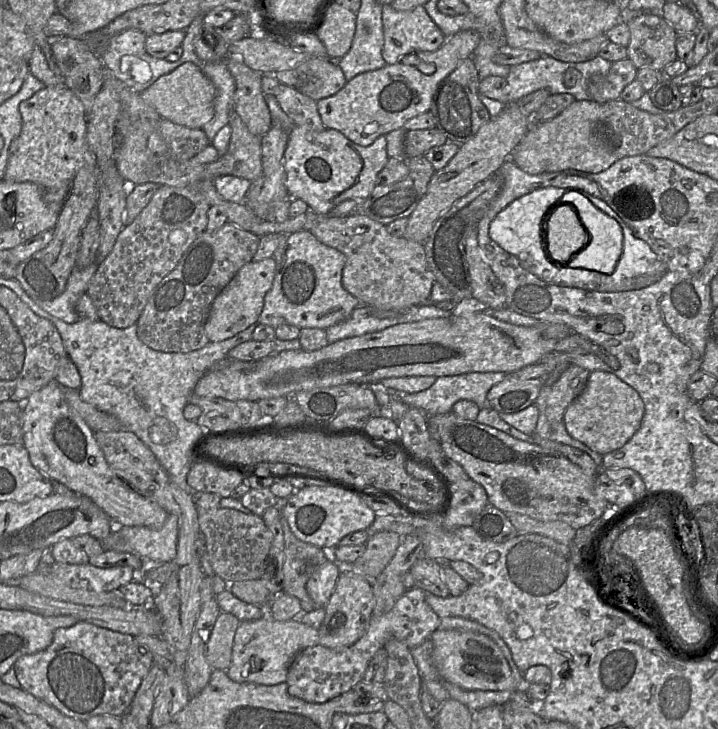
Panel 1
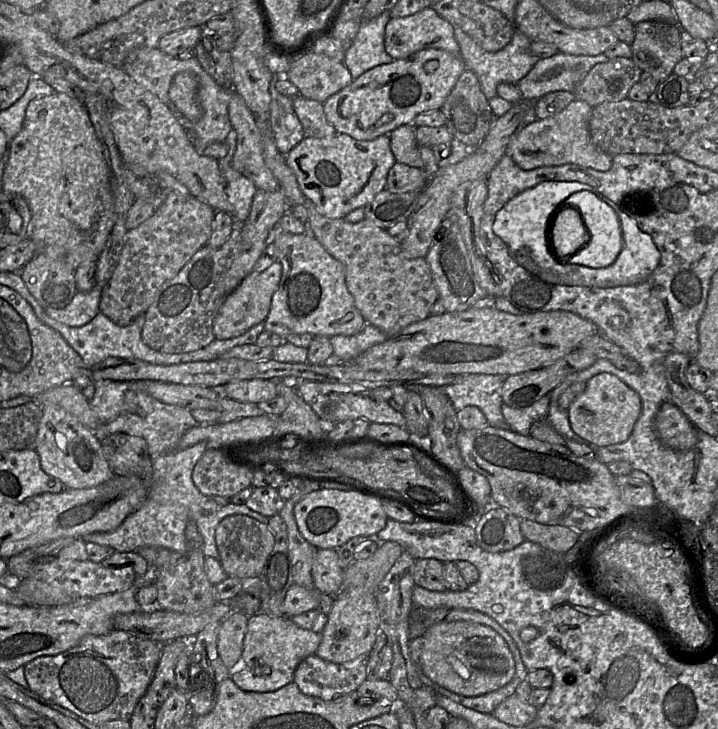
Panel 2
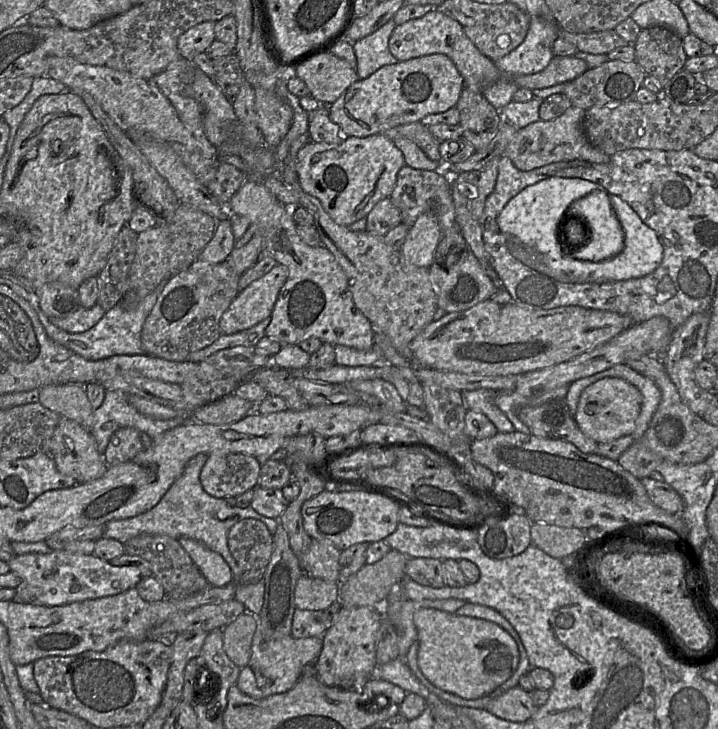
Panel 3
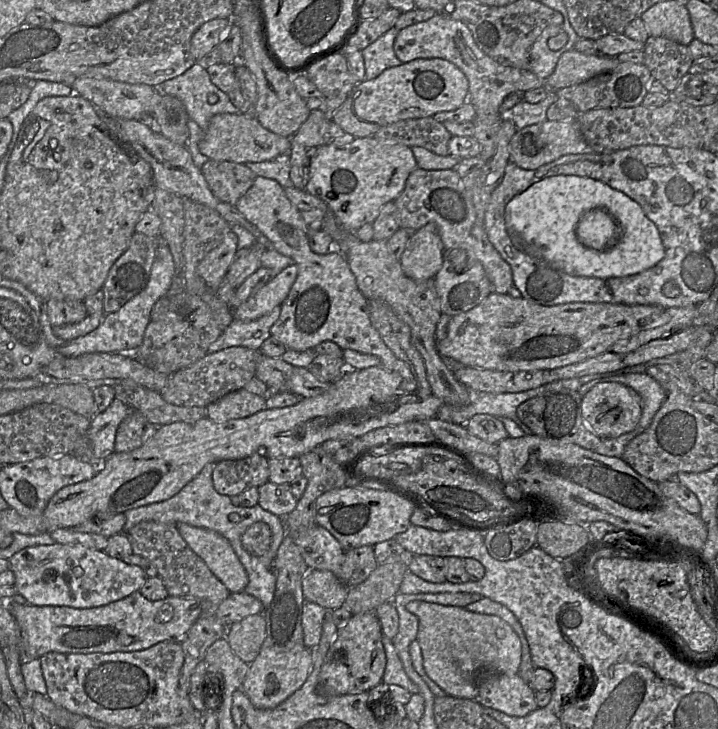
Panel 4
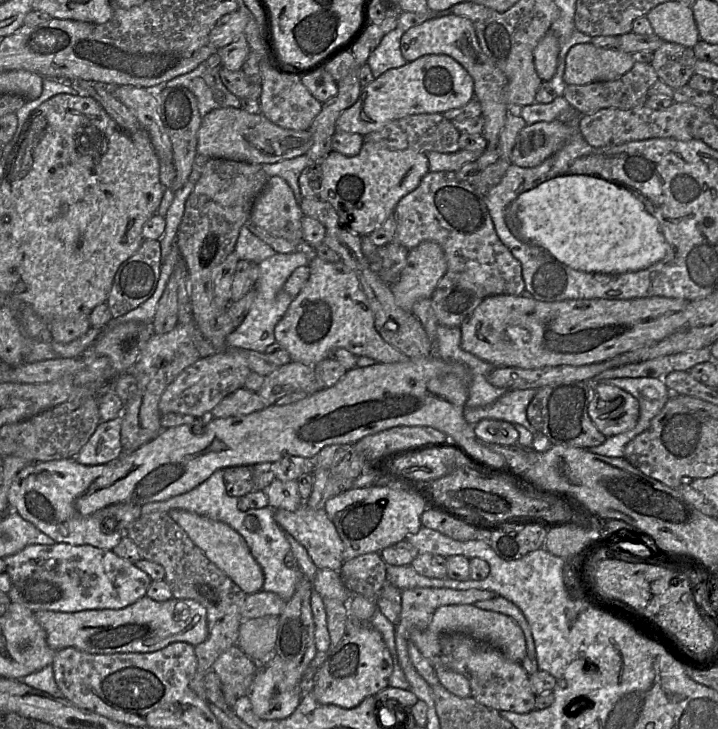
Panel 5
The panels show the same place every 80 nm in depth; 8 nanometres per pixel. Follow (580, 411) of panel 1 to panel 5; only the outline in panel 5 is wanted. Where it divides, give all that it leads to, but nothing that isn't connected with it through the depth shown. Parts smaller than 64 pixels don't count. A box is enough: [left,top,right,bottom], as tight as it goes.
[588,384,639,438]

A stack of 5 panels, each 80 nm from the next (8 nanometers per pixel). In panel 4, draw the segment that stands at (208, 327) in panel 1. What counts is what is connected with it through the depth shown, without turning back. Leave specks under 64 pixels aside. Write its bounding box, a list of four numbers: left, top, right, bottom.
[233,264,298,321]

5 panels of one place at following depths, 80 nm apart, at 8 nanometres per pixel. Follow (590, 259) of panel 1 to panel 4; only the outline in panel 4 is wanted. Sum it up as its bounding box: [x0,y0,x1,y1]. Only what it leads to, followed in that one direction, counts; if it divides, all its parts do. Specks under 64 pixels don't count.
[577,209,617,250]

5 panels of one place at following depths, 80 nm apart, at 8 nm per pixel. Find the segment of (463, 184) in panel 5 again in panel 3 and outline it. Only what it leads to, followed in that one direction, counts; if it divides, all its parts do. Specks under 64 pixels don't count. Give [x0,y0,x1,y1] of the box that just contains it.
[390,165,456,234]

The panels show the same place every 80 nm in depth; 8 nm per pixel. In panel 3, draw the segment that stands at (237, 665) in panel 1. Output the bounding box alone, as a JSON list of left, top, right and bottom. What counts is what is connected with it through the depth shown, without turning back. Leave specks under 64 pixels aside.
[236,620,322,699]

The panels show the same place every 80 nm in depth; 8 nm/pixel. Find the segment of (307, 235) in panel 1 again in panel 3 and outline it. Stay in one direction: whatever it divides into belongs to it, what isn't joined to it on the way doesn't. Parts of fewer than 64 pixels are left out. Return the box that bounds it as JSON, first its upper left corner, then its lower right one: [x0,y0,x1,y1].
[230,180,374,350]

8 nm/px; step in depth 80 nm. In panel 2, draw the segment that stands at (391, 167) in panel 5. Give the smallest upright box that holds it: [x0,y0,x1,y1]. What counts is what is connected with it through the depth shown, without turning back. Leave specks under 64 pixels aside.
[285,133,396,219]

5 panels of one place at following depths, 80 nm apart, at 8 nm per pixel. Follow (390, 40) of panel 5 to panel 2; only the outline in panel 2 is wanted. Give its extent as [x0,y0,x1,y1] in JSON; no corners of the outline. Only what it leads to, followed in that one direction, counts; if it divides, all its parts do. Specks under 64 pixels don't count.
[343,11,394,80]

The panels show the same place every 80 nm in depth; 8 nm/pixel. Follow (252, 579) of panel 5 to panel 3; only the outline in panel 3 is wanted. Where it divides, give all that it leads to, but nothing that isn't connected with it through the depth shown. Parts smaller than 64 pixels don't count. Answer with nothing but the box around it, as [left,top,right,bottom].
[179,537,234,587]

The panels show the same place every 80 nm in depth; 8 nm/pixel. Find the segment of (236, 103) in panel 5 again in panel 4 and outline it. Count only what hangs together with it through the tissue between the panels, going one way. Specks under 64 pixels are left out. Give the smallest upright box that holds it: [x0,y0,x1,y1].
[156,63,240,132]

